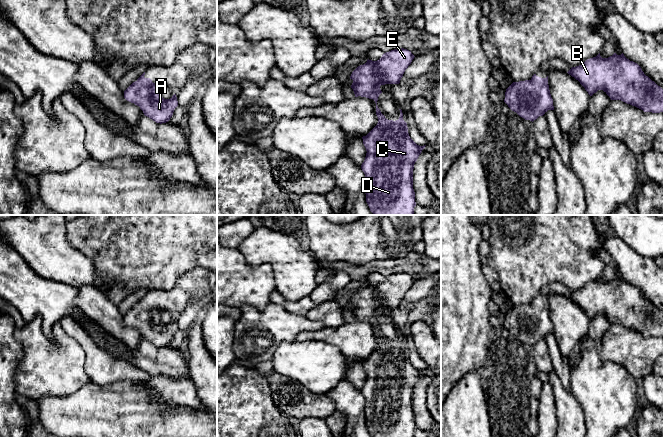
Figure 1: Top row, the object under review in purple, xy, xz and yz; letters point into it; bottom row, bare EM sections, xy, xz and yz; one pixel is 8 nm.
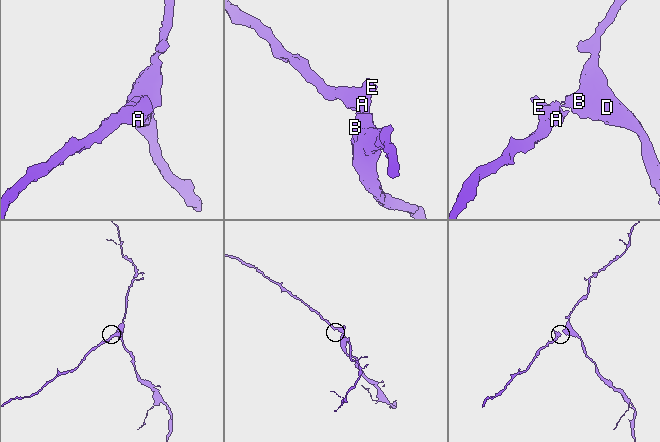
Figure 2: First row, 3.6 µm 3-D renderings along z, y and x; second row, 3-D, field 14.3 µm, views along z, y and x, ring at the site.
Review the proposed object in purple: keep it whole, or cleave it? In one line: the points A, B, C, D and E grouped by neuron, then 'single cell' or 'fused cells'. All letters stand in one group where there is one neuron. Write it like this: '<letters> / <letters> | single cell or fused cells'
A B C D E | single cell

